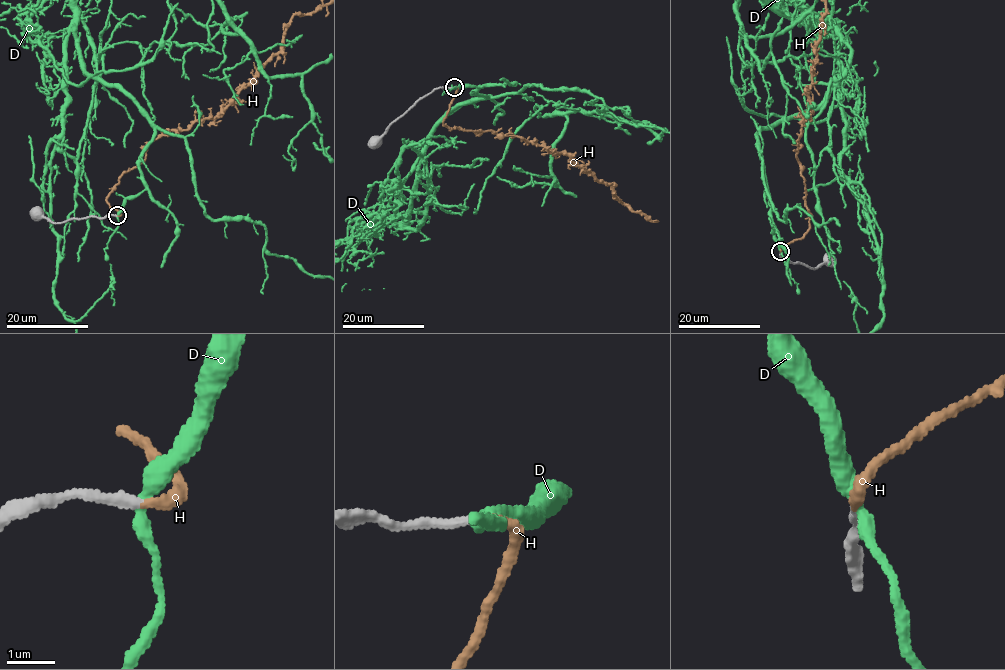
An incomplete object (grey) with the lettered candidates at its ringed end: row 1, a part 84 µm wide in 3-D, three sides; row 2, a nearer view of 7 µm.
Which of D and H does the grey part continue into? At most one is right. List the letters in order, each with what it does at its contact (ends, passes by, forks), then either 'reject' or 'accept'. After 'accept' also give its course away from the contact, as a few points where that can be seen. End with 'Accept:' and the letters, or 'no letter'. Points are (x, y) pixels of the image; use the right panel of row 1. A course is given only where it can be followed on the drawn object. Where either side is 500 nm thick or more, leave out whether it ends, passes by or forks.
D: it passes by | reject
H: it ends | accept
Accept: H

